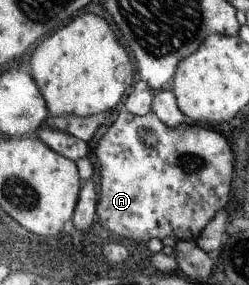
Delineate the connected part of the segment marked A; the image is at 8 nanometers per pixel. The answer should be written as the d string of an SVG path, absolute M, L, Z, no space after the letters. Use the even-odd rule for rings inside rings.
M124 108L121 109L117 119L107 128L107 132L105 132L103 137L99 140L95 150L95 156L97 156L97 162L99 162L99 180L101 180L101 182L99 182L99 202L97 204L96 214L103 228L106 228L109 232L115 234L115 236L123 236L123 238L129 238L129 240L136 240L138 243L140 241L148 242L148 240L151 239L159 239L161 241L163 238L167 238L167 236L171 236L171 238L177 241L197 242L201 231L209 224L209 221L221 211L221 208L227 204L227 200L229 200L231 182L233 182L233 152L231 152L231 146L229 146L229 142L225 140L225 136L211 127L205 128L203 125L189 122L171 128L153 111L145 116L135 116ZM149 129L157 134L158 142L153 148L147 148L143 140L139 141L139 131L144 130L149 132Z

